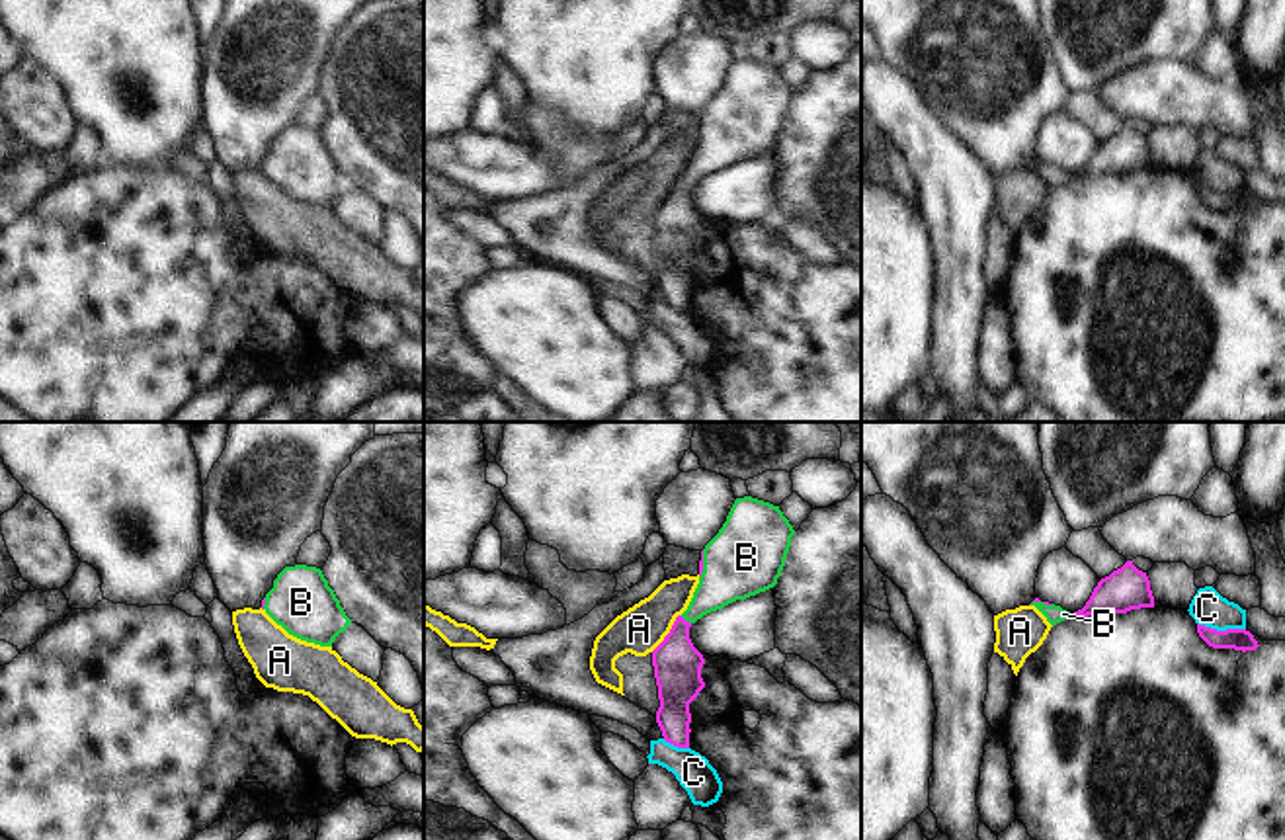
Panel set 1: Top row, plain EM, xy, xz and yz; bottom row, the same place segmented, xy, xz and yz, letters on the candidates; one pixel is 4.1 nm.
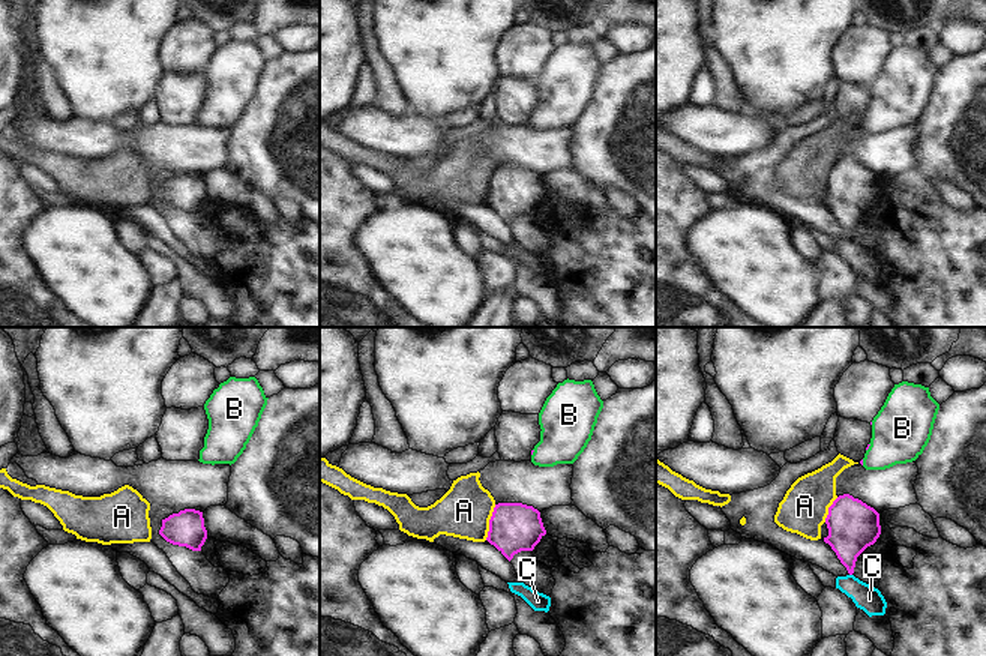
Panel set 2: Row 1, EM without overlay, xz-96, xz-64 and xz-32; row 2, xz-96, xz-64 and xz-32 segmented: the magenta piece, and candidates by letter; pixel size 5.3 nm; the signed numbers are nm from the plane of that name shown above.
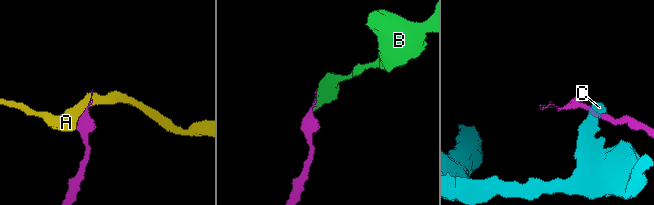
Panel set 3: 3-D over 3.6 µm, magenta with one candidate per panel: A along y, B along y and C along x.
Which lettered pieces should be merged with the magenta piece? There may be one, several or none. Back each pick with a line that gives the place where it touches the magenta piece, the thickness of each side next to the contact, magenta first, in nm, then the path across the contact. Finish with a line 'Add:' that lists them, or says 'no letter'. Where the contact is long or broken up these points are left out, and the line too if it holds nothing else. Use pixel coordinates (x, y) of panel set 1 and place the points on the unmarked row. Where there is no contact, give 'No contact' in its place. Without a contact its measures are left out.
B: Touches magenta at xz (684, 182). Thickness 190 nm (magenta) against 200 nm. Path across: xz (676, 225), (676, 206), (684, 182), (727, 139)
Add: B

